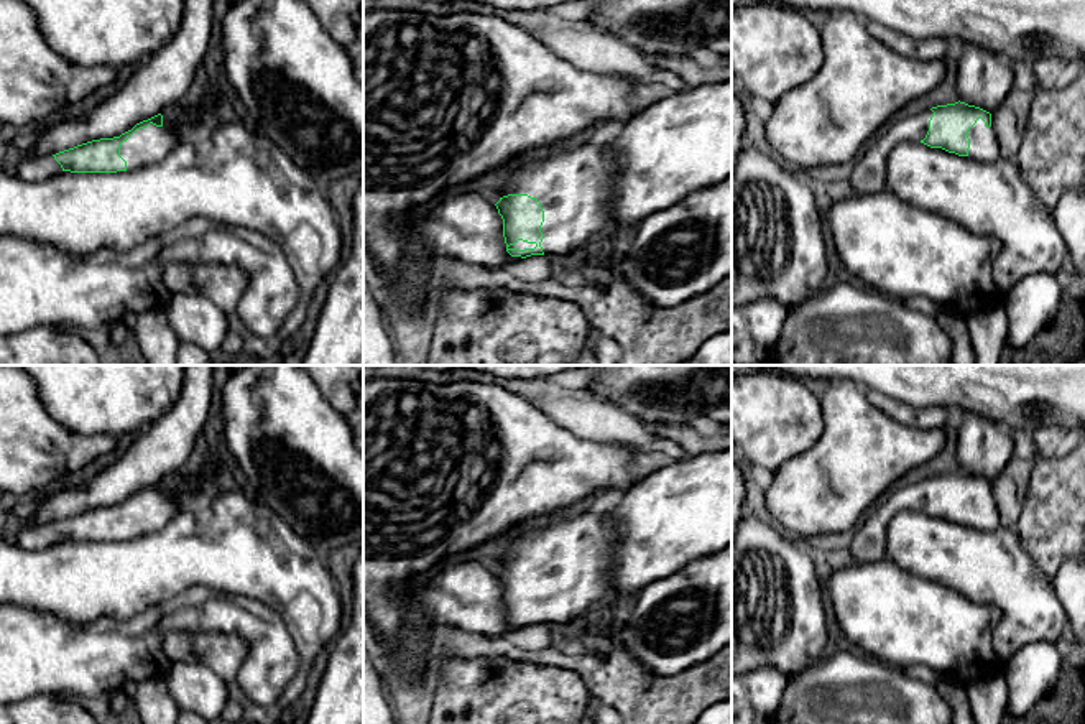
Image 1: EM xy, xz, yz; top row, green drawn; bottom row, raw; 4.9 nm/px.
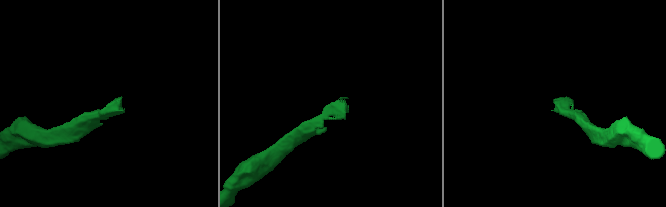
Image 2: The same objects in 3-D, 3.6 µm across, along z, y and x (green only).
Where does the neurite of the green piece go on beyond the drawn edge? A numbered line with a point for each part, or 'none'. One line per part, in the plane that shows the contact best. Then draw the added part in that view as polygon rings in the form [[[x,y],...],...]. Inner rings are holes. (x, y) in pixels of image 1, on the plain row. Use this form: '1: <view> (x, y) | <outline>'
1: xz (574, 555) | [[[562,513],[552,523],[528,530],[513,540],[500,566],[536,566],[544,579],[544,624],[567,624],[610,599],[615,548],[613,522],[607,513]]]

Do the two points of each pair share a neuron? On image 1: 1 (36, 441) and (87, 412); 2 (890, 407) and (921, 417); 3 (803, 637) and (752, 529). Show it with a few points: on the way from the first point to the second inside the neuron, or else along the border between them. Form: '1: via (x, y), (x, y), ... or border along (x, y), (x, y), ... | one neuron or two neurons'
1: border along (38, 397), (66, 428), (81, 435), (101, 435) | two neurons
2: via (898, 410), (913, 417) | one neuron
3: via (803, 607), (799, 568), (781, 550) | one neuron

